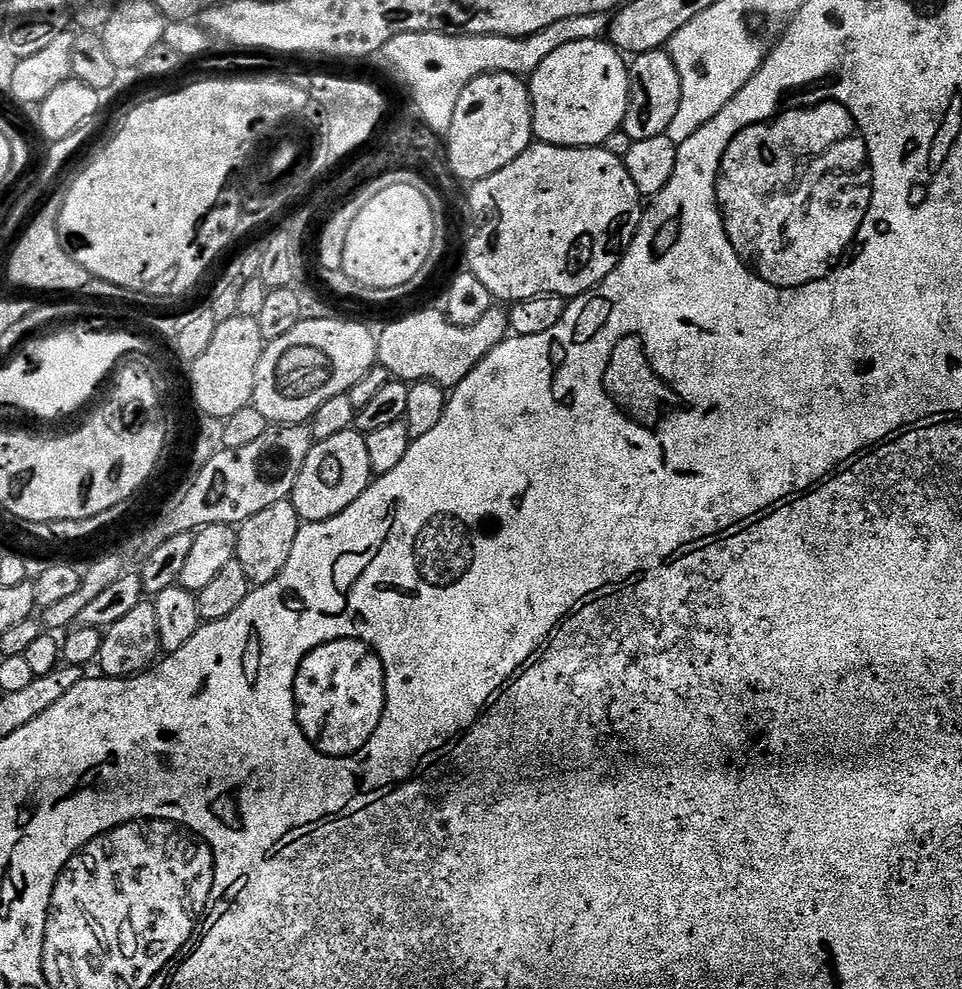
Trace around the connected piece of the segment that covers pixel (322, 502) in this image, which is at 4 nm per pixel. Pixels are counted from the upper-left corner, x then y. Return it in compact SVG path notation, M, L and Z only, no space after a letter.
M349 430L334 434L334 438L313 443L290 497L301 521L313 524L319 520L329 520L346 510L346 506L350 506L350 502L354 502L354 498L358 498L372 483L374 473L364 438L365 433Z

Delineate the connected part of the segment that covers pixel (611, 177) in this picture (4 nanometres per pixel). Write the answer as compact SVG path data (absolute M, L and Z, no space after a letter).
M533 142L521 156L514 158L514 162L510 162L510 166L502 166L502 170L490 174L490 178L475 181L471 188L472 212L474 215L480 216L480 225L477 226L476 233L473 234L472 241L468 244L466 268L467 271L477 276L497 301L515 302L535 296L563 296L565 298L581 296L583 292L592 289L595 284L601 284L606 278L606 274L610 274L610 270L614 270L614 266L618 266L618 262L624 256L630 242L636 237L640 220L644 217L645 205L642 203L640 191L638 186L634 186L634 181L631 180L623 159L610 154L602 146L598 148L559 148L553 144Z

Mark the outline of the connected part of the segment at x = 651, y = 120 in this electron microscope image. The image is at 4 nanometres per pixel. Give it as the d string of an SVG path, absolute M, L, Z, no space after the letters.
M667 51L644 52L631 61L628 74L628 109L622 131L632 140L665 135L682 102L682 82Z

